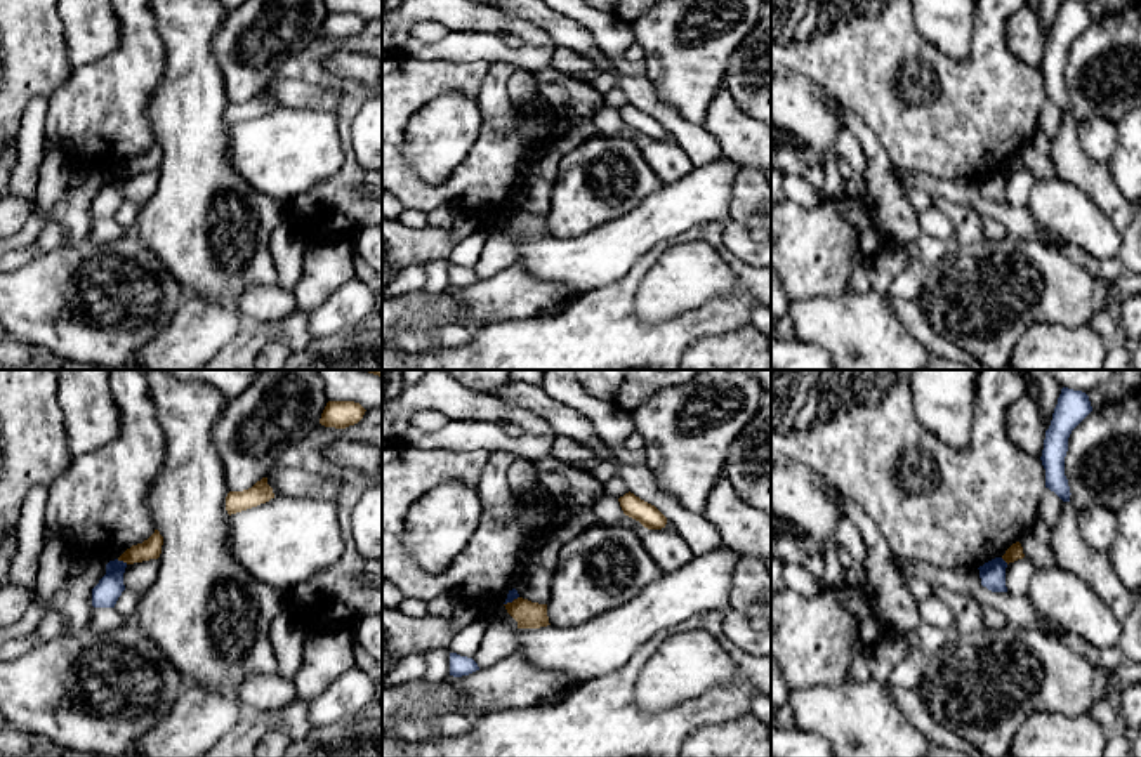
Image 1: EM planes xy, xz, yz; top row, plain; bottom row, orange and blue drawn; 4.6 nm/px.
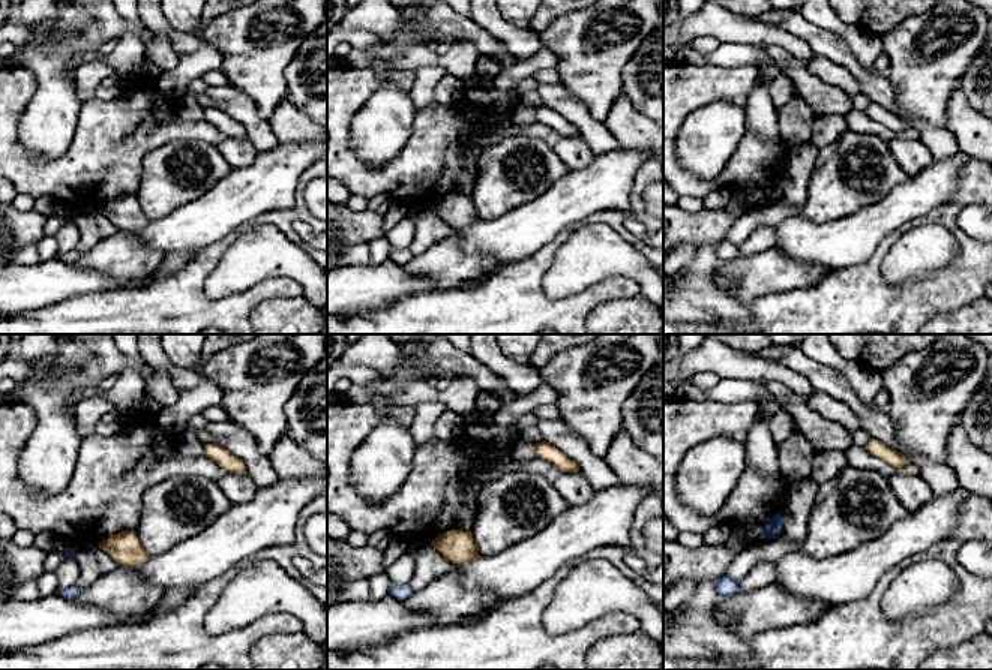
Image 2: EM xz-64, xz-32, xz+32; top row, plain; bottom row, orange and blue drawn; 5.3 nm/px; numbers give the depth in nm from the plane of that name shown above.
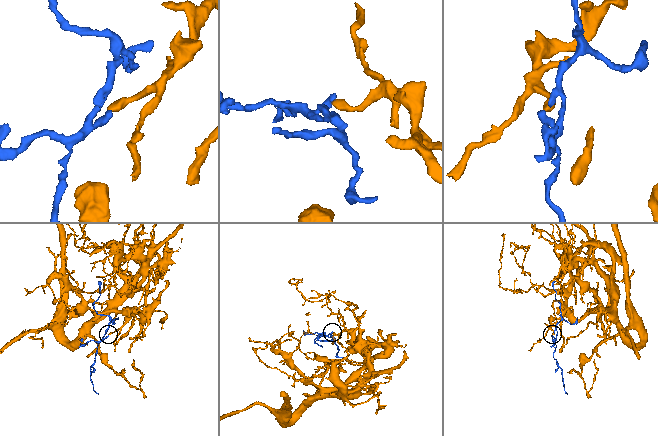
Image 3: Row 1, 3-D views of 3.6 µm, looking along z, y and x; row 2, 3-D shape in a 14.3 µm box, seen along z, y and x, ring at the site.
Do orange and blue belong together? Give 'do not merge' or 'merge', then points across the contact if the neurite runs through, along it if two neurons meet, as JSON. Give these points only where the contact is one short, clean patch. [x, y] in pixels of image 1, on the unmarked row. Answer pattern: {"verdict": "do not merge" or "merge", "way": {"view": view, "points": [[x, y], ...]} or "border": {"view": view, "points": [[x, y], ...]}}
{"verdict": "do not merge", "border": {"view": "xy", "points": [[117, 171], [127, 174]]}}

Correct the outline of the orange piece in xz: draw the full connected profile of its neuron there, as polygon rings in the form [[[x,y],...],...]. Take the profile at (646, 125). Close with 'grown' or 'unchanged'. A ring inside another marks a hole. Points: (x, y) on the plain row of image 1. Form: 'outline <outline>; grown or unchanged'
outline [[[625,104],[618,109],[625,127],[639,132],[648,141],[662,141],[667,135],[667,128],[651,115],[641,111],[634,104]]]; unchanged

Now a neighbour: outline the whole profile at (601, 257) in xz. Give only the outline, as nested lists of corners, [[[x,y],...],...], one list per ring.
[[[726,156],[714,161],[695,165],[695,168],[674,182],[663,184],[650,193],[632,212],[608,221],[577,238],[559,240],[554,236],[540,240],[518,240],[519,262],[544,281],[564,283],[577,293],[610,286],[620,281],[629,269],[655,245],[689,231],[709,221],[728,224],[728,205],[733,182],[743,167]]]

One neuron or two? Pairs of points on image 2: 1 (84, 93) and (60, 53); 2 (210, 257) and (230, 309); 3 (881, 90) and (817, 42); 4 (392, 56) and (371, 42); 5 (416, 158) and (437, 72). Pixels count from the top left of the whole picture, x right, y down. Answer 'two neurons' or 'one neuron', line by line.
1: two neurons
2: one neuron
3: one neuron
4: two neurons
5: two neurons

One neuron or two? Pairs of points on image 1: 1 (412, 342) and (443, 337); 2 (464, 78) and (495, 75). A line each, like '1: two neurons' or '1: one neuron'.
1: one neuron
2: two neurons

